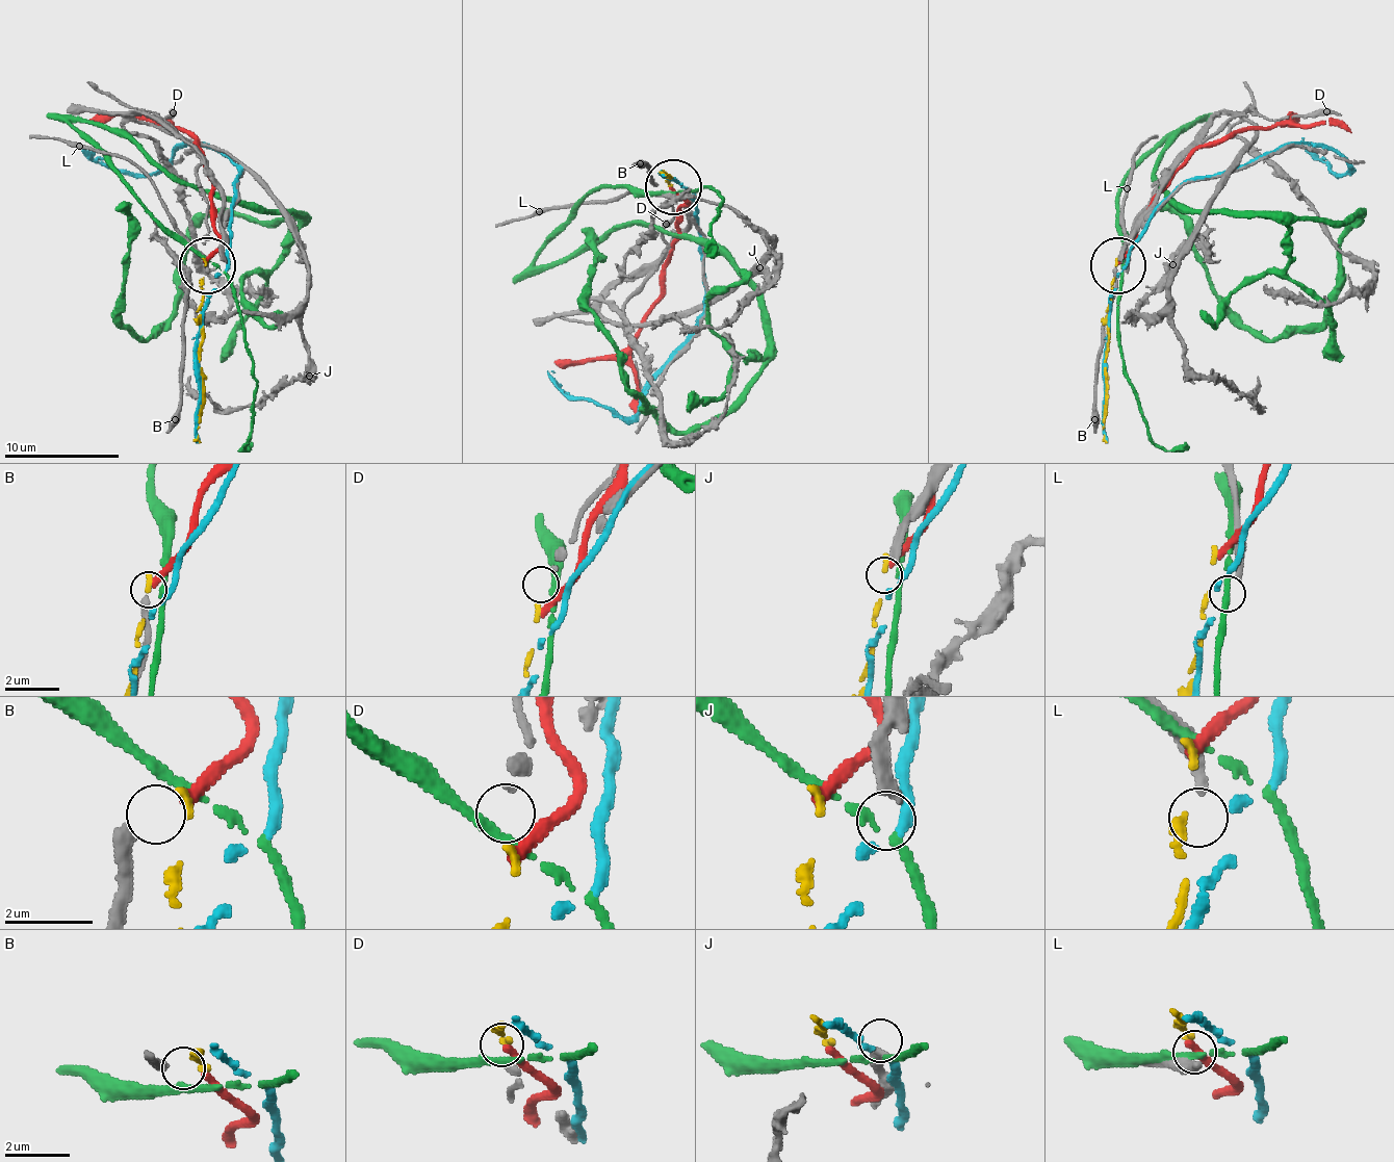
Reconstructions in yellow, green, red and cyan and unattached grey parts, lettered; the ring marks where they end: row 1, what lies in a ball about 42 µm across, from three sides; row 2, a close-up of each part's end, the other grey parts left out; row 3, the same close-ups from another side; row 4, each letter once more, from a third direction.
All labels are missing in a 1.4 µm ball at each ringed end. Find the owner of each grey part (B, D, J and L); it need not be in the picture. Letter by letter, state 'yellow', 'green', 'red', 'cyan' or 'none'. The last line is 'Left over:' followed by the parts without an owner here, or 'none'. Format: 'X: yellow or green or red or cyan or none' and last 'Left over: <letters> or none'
B: red
D: yellow
J: none
L: none
Left over: J, L

